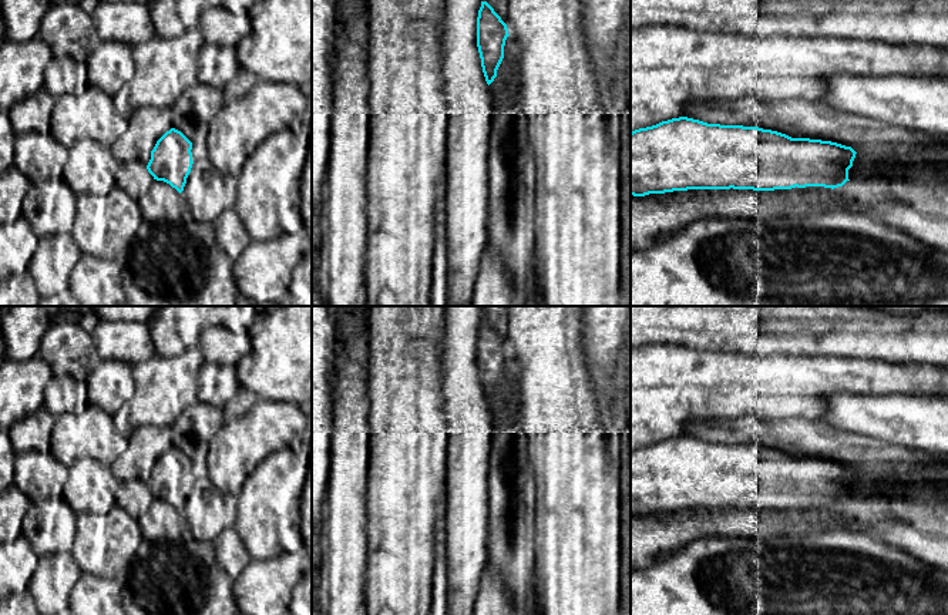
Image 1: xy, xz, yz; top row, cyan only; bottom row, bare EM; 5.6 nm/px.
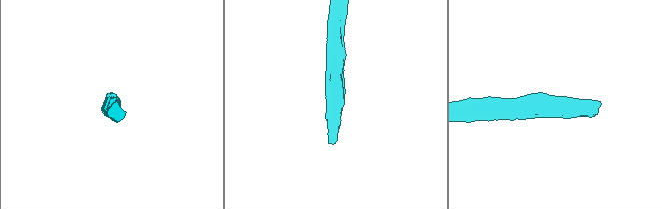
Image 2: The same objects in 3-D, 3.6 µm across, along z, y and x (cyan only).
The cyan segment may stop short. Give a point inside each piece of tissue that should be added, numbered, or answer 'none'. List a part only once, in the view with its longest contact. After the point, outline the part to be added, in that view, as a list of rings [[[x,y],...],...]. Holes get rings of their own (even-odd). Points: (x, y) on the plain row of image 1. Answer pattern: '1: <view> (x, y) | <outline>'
1: xy (199, 470) | [[[192,461],[191,471],[192,471],[192,480],[194,480],[194,483],[192,483],[189,494],[192,493],[194,488],[196,488],[199,485],[212,485],[212,483],[209,481],[208,466],[206,466],[205,461],[202,461],[202,463]]]

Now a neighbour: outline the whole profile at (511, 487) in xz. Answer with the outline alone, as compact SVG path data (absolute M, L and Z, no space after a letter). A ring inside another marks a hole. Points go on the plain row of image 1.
M508 354L497 396L488 404L491 417L491 450L488 468L488 554L502 579L504 594L517 601L522 615L534 612L534 507L535 480L527 447L521 410L521 366Z

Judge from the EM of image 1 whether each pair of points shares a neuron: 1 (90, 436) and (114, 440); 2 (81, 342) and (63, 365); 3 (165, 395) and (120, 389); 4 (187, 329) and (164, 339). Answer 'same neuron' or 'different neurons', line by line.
1: same neuron
2: same neuron
3: different neurons
4: same neuron

